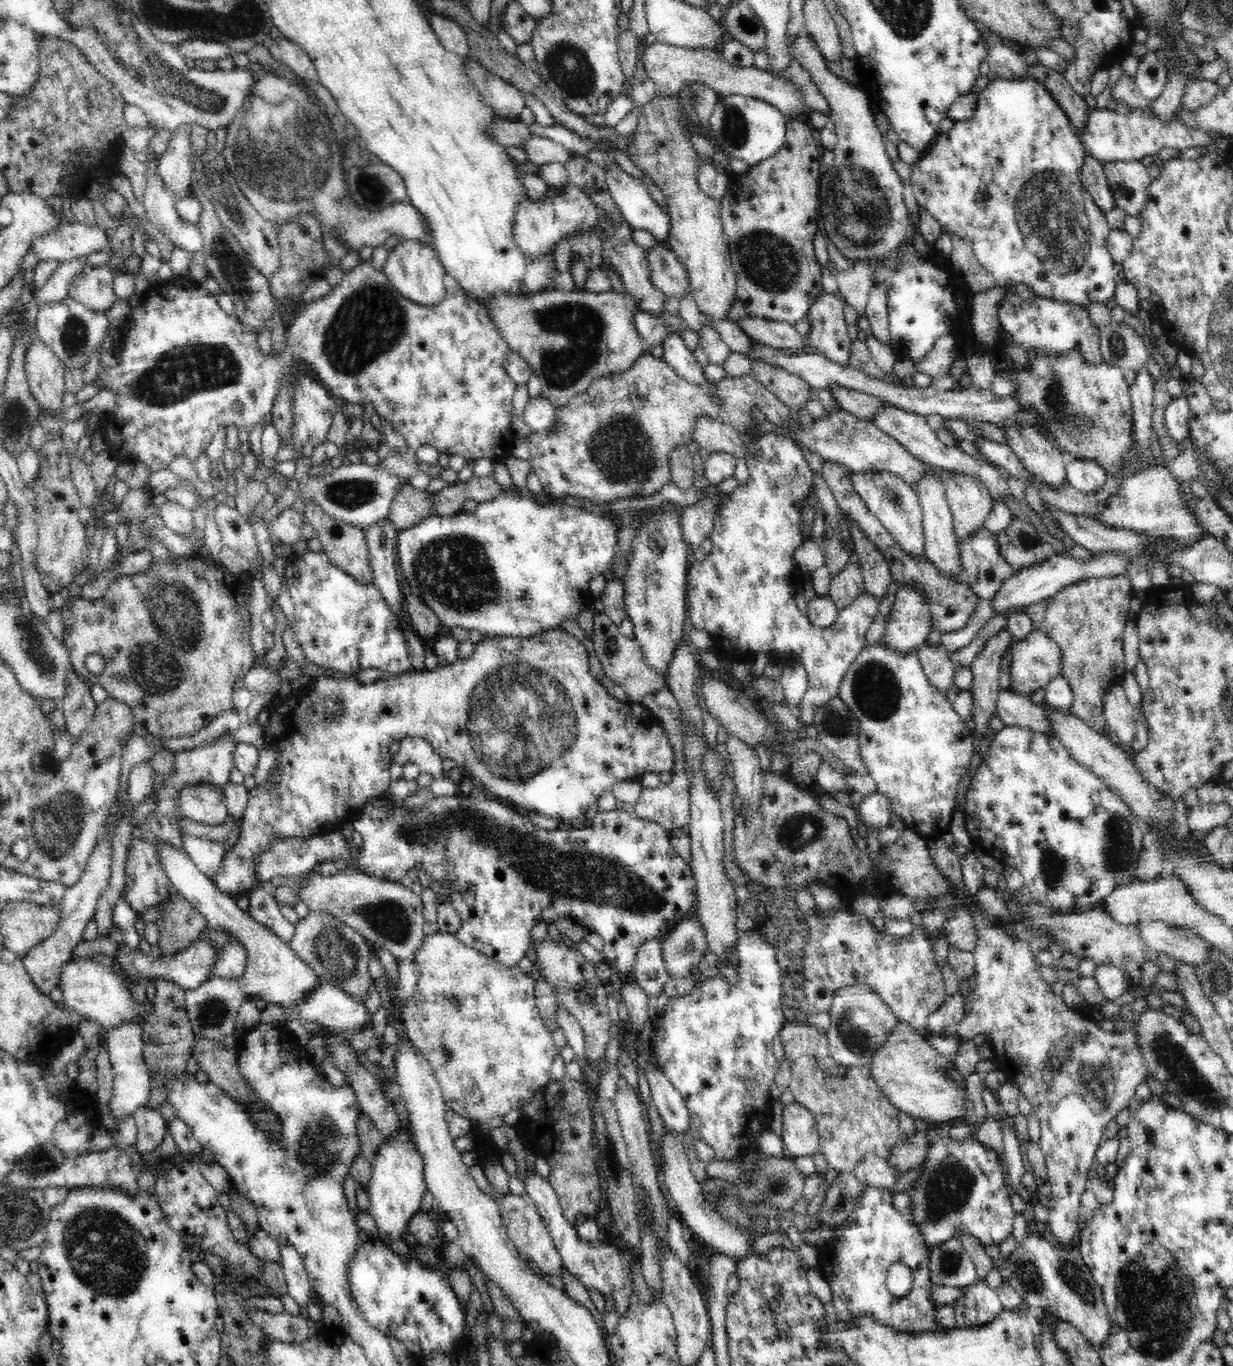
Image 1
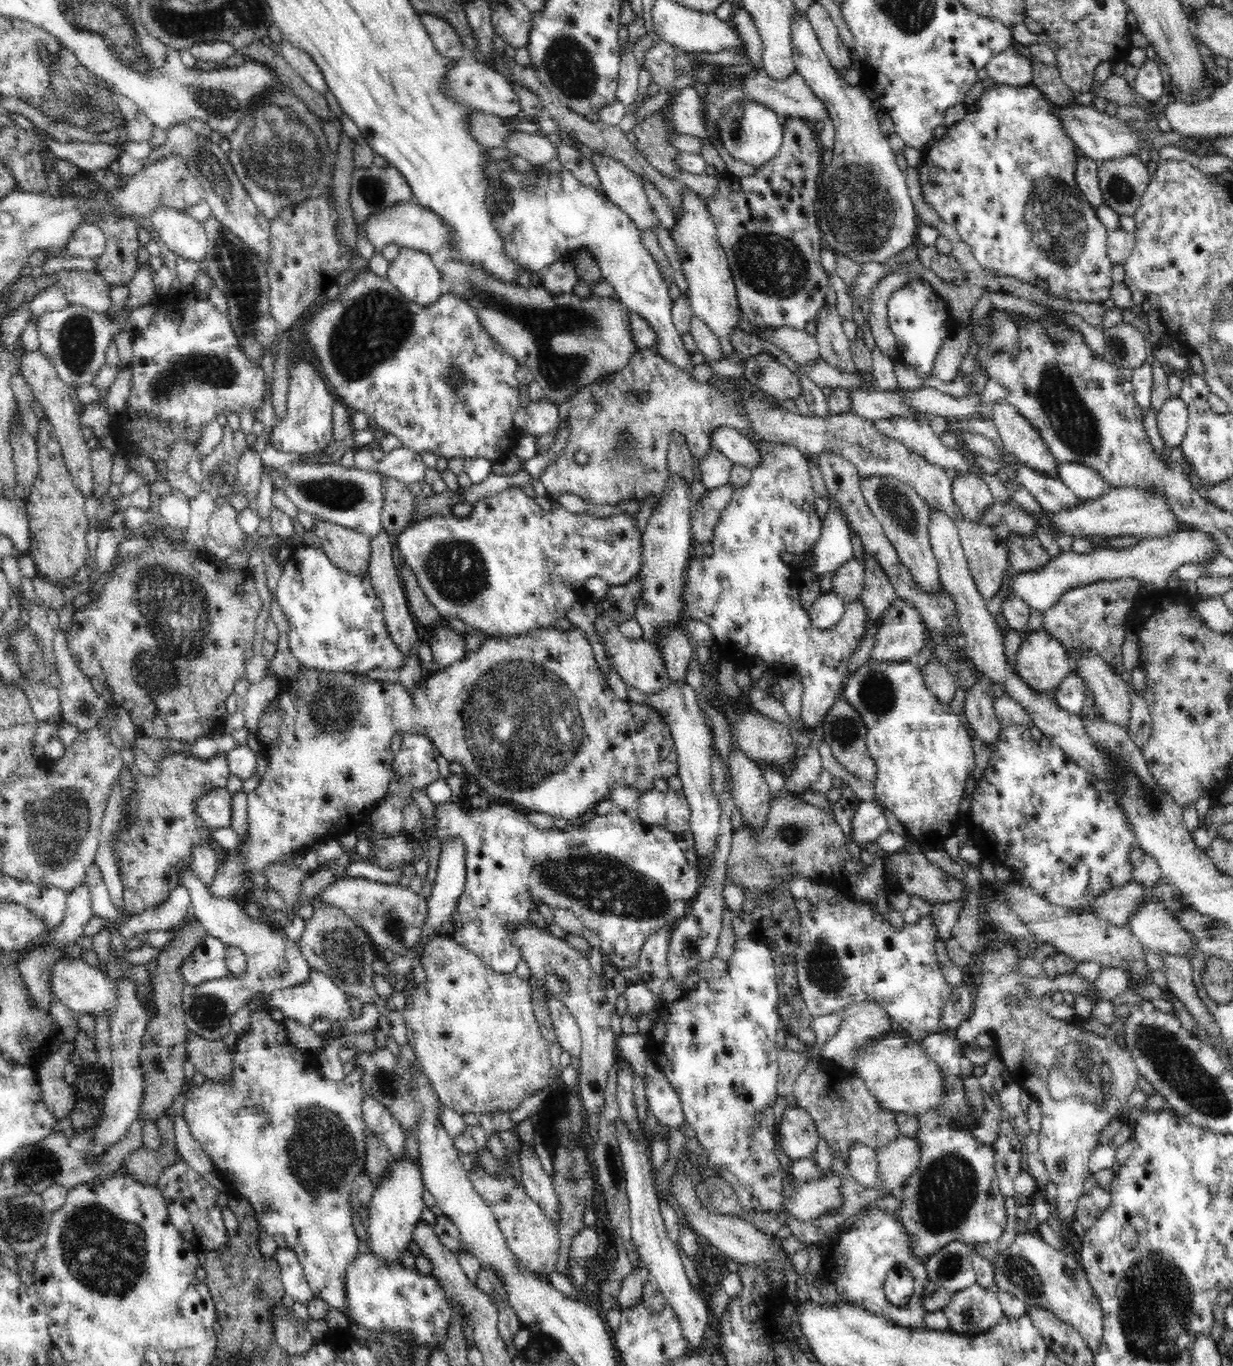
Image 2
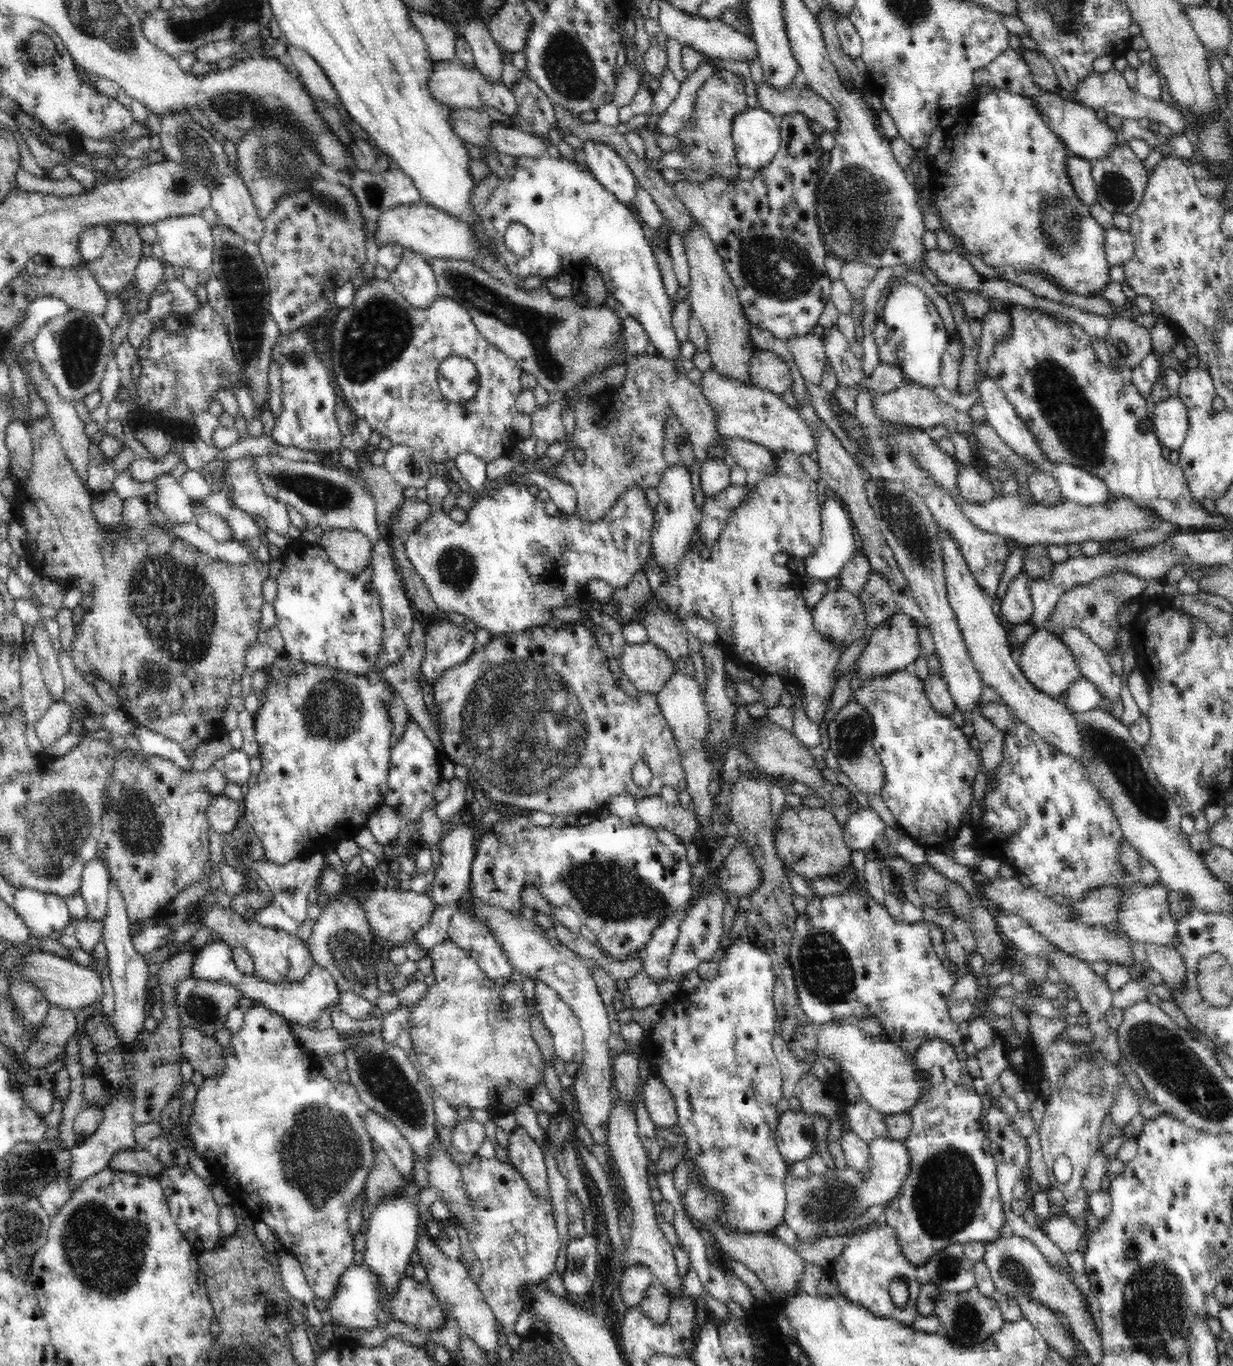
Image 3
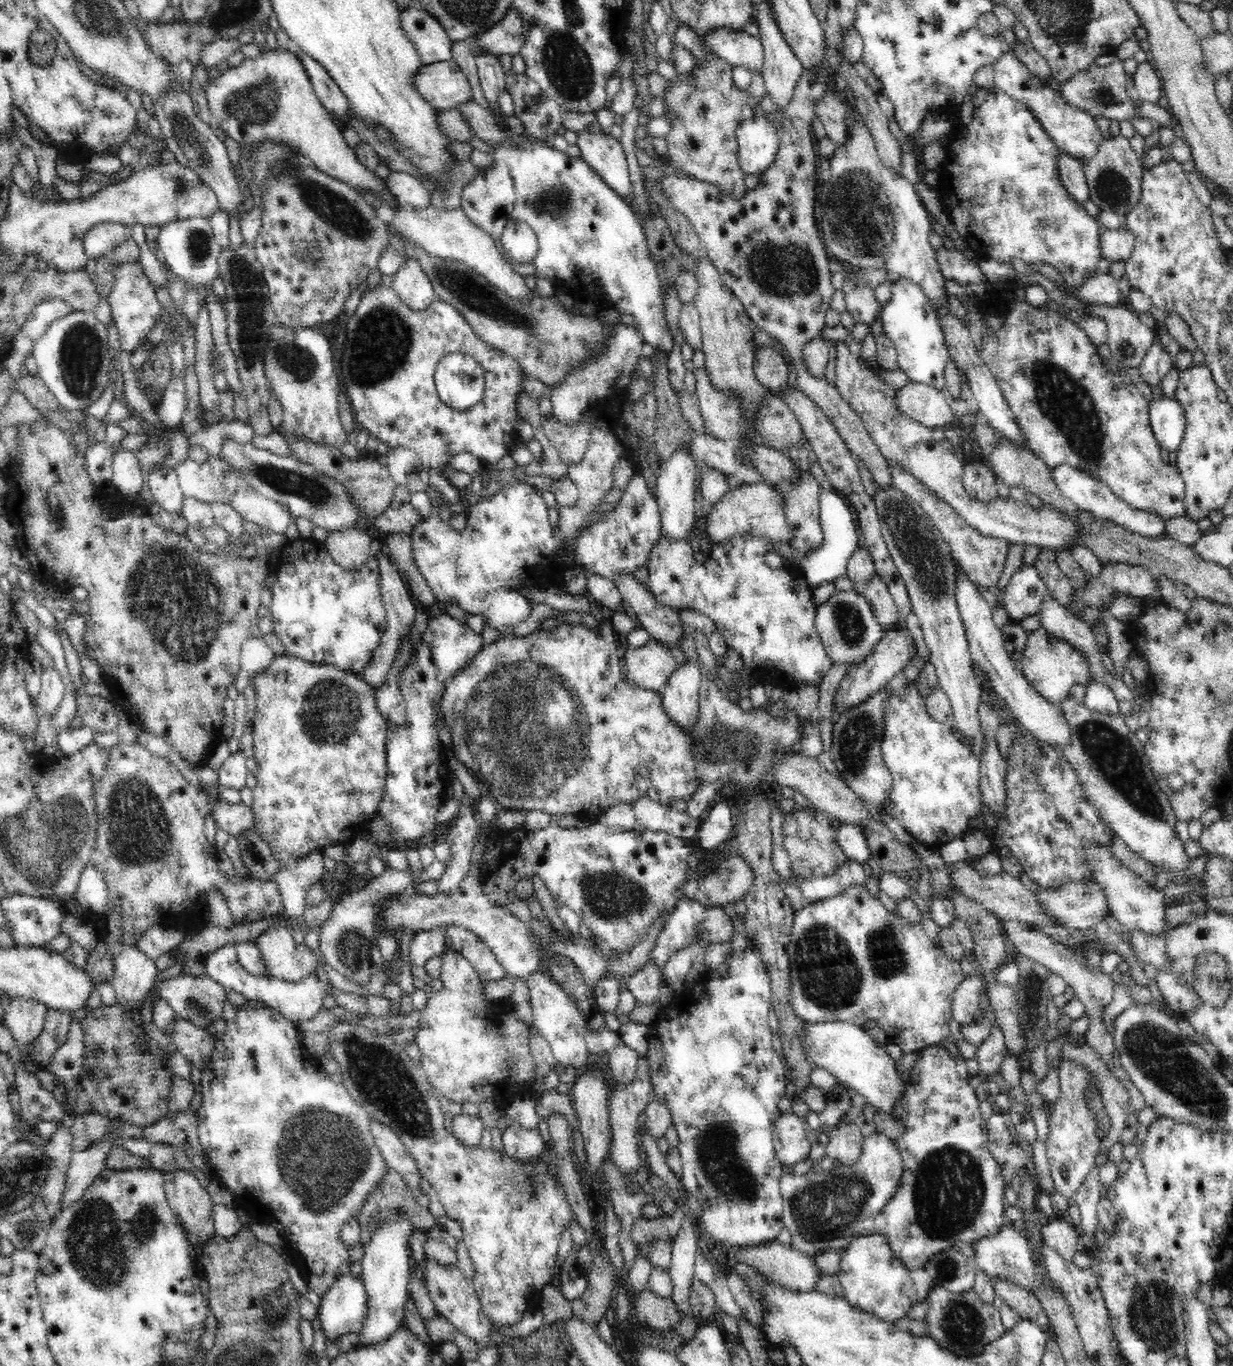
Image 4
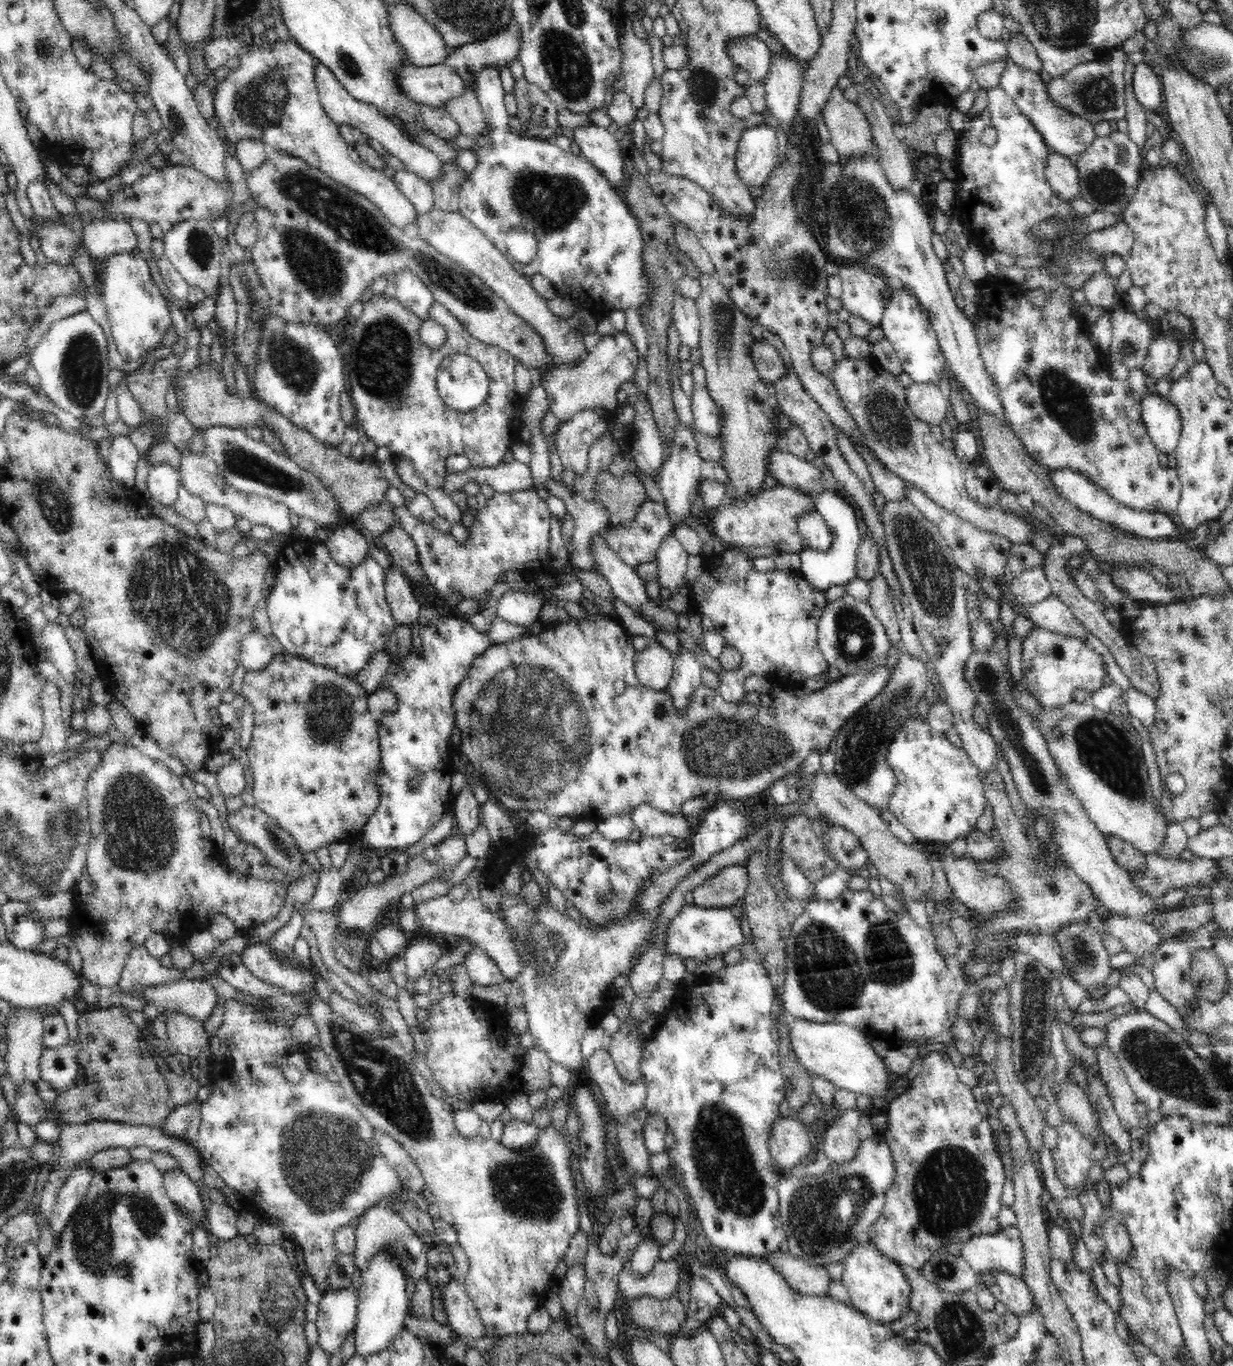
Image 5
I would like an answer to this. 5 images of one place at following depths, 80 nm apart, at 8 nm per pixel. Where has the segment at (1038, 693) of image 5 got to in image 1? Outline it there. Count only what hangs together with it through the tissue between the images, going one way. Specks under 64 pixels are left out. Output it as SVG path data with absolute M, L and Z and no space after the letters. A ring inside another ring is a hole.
M1039 629L1013 643L1008 690L1030 696L1061 674L1062 651Z

